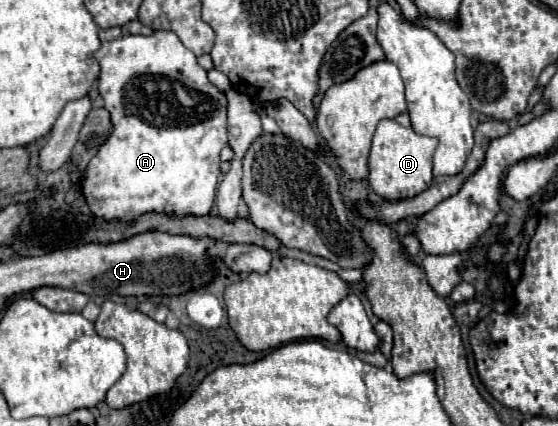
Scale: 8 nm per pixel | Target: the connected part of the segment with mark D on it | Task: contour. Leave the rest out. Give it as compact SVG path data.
M383 119L377 125L373 145L371 145L371 155L369 155L367 181L371 189L389 201L411 199L423 193L433 181L431 157L433 157L435 147L437 147L437 141L433 137L417 135L413 129L403 127L393 119Z

